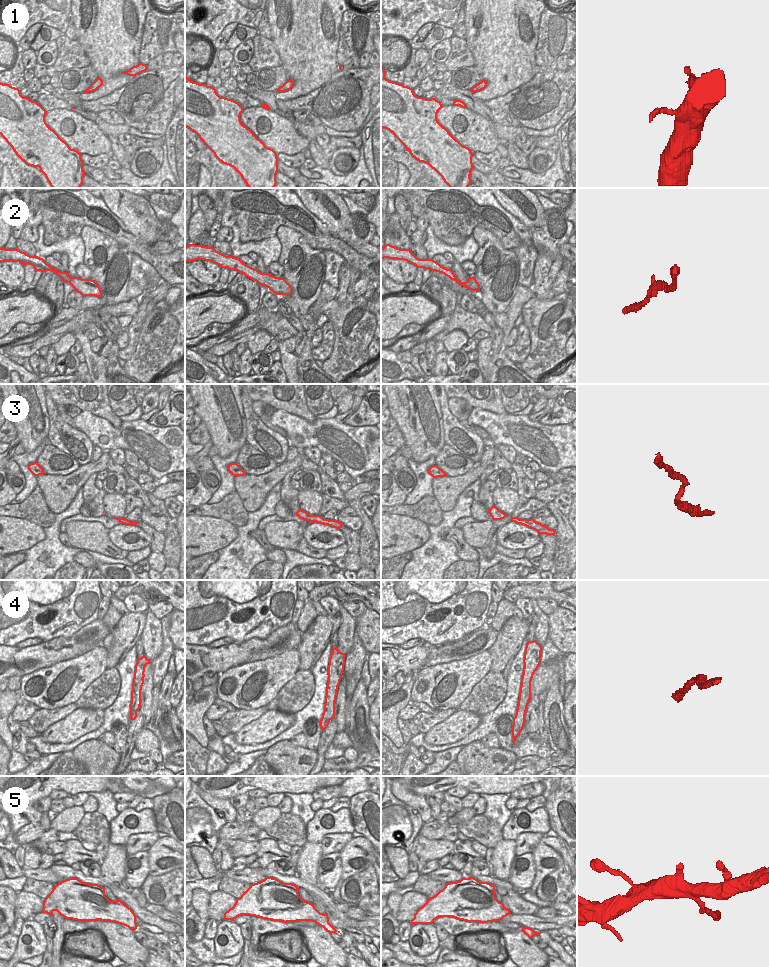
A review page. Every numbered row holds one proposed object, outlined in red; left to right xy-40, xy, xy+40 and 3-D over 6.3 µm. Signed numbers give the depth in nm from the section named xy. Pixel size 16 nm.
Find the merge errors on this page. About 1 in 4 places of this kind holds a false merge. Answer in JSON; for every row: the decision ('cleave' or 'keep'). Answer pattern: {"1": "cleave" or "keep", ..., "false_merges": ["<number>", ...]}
{"1": "keep", "2": "keep", "3": "keep", "4": "keep", "5": "keep", "false_merges": []}

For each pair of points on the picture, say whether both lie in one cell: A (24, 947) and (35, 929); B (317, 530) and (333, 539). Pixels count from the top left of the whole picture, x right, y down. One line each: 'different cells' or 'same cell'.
A: same cell
B: same cell

